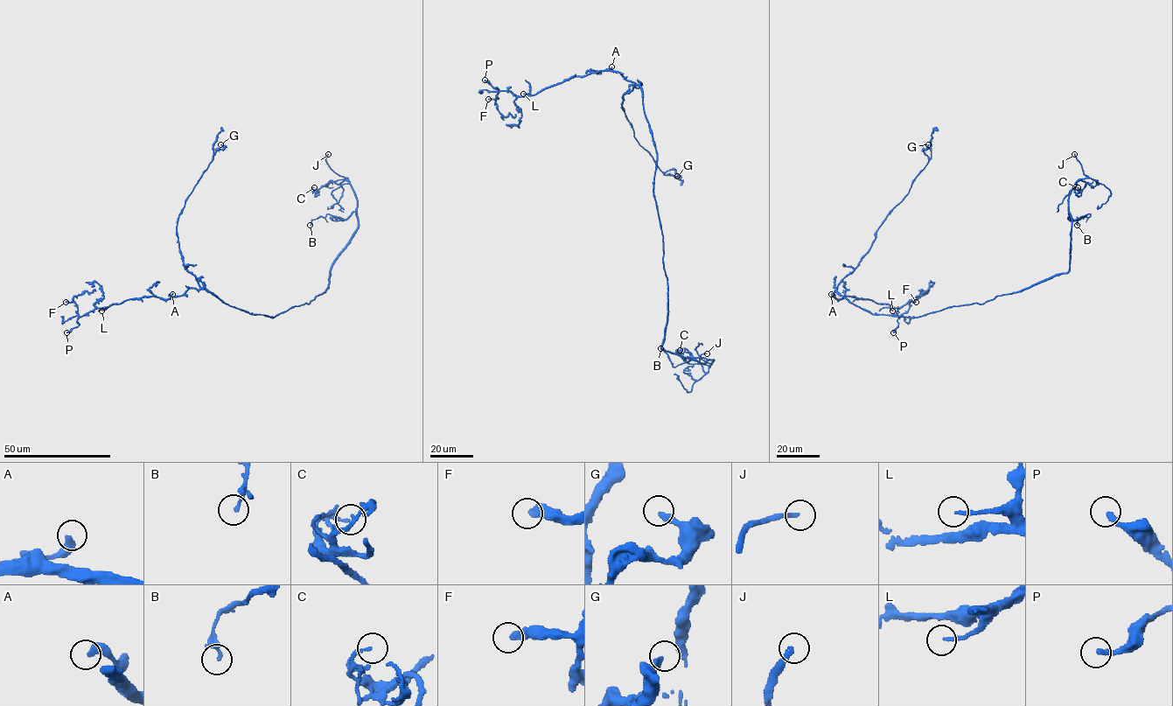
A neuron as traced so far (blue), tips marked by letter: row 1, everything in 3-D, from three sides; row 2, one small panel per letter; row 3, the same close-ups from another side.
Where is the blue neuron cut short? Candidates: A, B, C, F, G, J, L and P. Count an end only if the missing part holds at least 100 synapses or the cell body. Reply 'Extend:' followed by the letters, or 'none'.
Extend: J

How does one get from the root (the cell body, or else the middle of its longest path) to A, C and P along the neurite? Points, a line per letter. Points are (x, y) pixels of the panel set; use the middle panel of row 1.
A: (653, 193), (657, 150), (645, 113), (642, 92), (638, 86), (627, 81), (617, 72), (609, 70), (611, 66)
C: (653, 193), (668, 295), (661, 347), (701, 363), (715, 360), (689, 364), (676, 353), (680, 350)
P: (653, 193), (657, 150), (642, 92), (617, 72), (573, 76), (534, 94), (521, 96), (496, 89), (485, 80)

